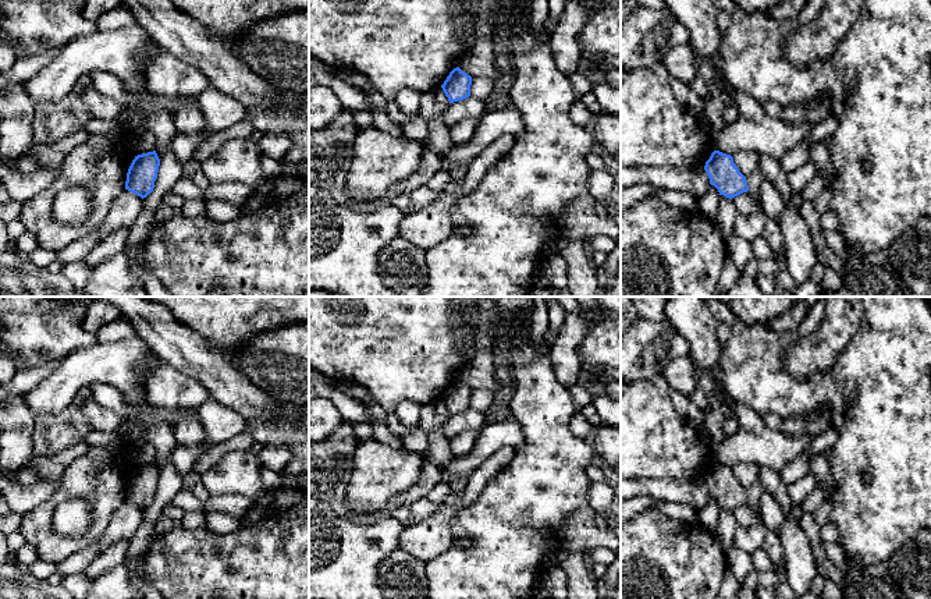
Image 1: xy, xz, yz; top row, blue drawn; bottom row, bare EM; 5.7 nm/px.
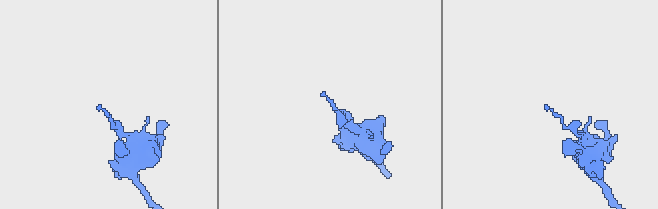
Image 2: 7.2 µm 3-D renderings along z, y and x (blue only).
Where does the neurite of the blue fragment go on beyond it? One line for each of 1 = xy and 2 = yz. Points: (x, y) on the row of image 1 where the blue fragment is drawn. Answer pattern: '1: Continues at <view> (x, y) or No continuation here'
1: No continuation here
2: No continuation here

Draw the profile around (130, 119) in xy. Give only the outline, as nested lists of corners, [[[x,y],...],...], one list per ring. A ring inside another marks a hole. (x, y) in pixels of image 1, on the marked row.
[[[122,107],[118,116],[118,123],[128,131],[138,130],[142,120],[142,114],[129,107]]]

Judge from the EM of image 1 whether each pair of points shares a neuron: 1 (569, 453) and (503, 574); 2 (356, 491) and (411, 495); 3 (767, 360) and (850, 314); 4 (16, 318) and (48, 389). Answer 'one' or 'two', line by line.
1: one
2: two
3: two
4: two

